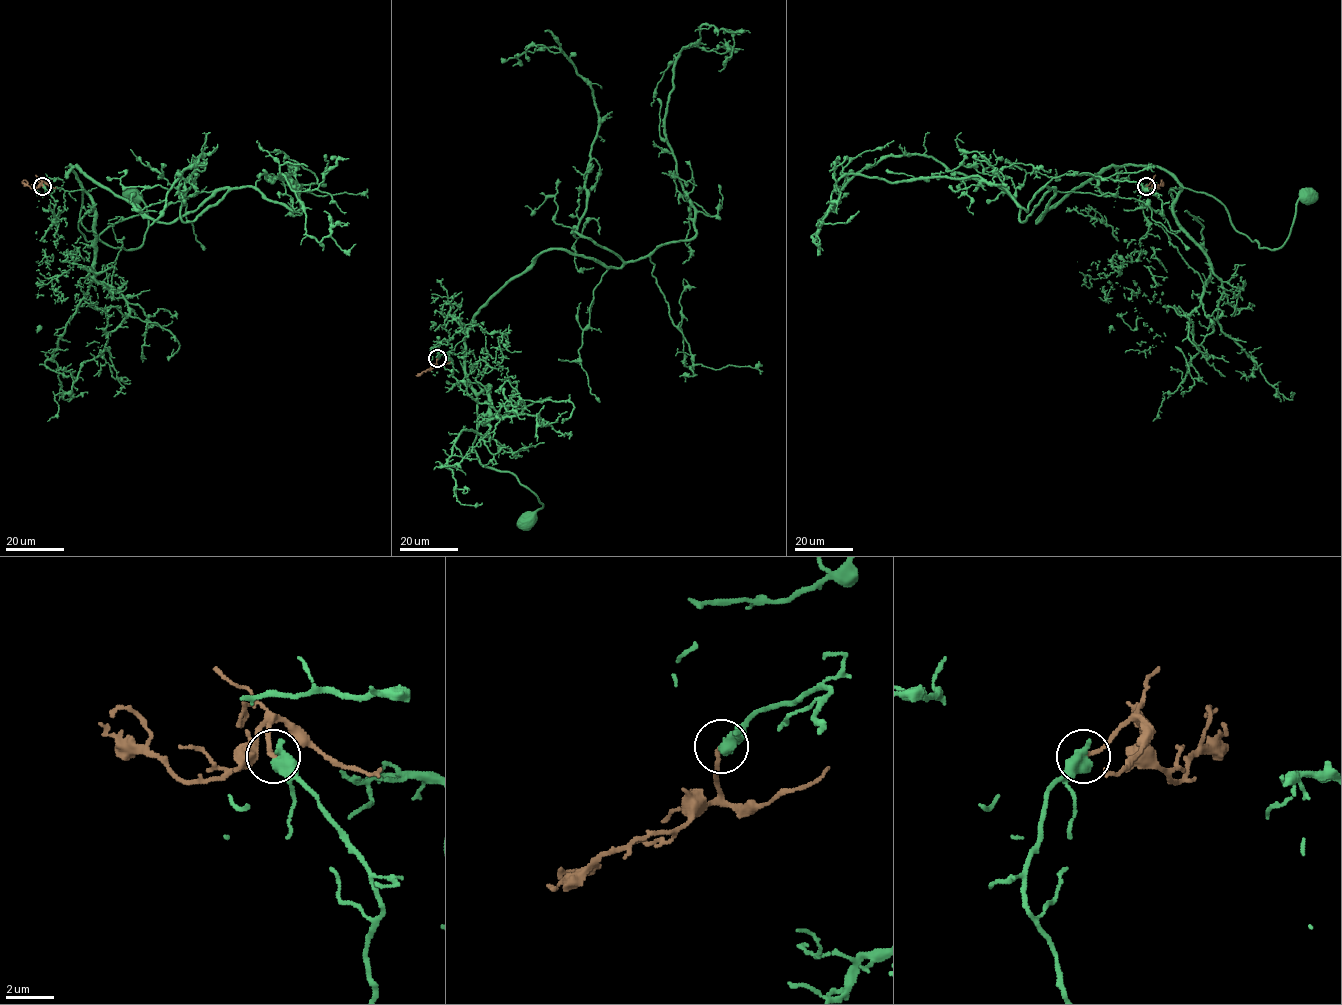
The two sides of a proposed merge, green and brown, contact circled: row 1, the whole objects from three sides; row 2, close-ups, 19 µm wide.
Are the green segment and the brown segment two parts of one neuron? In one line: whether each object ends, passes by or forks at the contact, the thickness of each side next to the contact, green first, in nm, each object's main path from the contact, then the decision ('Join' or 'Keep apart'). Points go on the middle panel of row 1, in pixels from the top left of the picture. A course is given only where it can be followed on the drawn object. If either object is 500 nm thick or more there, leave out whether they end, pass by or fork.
Thickness 600 nm (green) against 190 nm. Course of green: (437, 359), (434, 342), (466, 331), (473, 448), (482, 465), (511, 472), (537, 497), (543, 507), (529, 520). Course of brown: (437, 359), (435, 365), (417, 375). Keep apart

